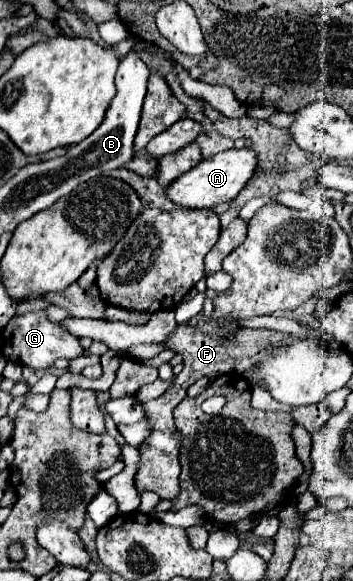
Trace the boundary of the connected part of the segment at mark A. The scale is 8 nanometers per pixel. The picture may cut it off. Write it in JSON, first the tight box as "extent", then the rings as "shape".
{"extent":[164,148,256,208],"shape":[[[232,148],[232,150],[224,150],[218,152],[210,158],[200,160],[194,170],[184,172],[182,176],[178,176],[168,188],[164,188],[166,198],[182,208],[212,208],[214,204],[220,202],[230,202],[250,180],[250,176],[254,174],[256,168],[256,154],[250,148]]]}

